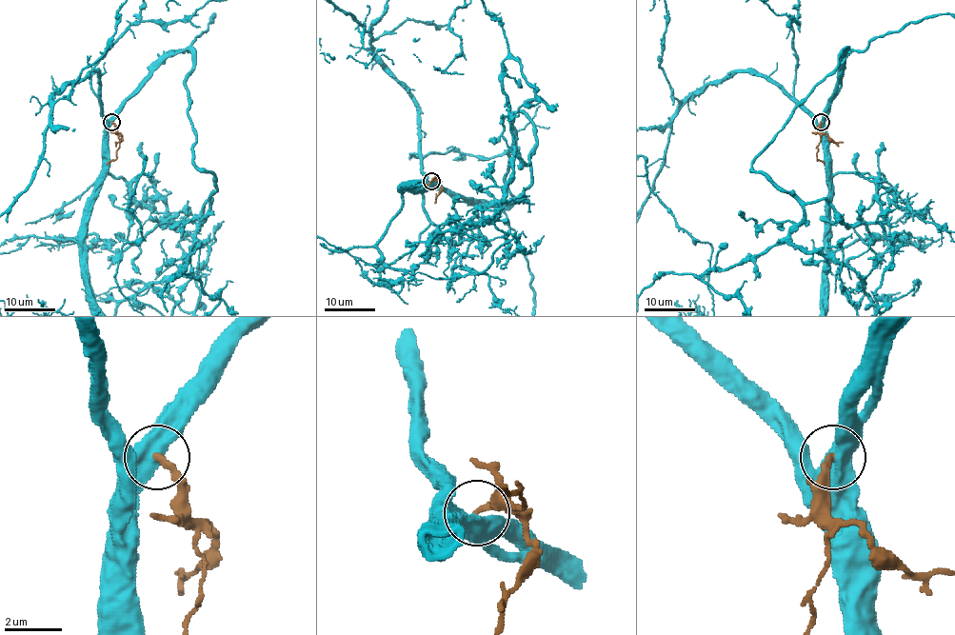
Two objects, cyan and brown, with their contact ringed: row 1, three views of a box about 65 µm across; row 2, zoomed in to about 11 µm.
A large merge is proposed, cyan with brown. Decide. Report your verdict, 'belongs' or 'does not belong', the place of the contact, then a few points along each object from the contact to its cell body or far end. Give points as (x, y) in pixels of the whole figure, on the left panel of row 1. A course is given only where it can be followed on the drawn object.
does not belong; at (111, 122); brown runs (111, 122), (119, 148), (115, 158), (107, 165)

